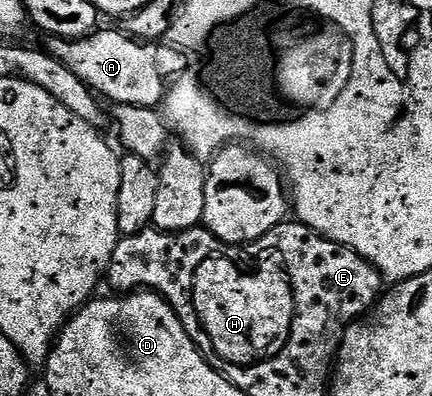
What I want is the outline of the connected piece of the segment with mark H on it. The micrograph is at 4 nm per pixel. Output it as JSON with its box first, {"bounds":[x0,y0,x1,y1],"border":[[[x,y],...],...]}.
{"bounds":[194,255,295,366],"border":[[[225,255],[215,256],[197,269],[194,301],[199,322],[212,338],[218,355],[225,361],[250,366],[271,359],[291,339],[295,294],[290,280],[280,270],[243,273]]]}

